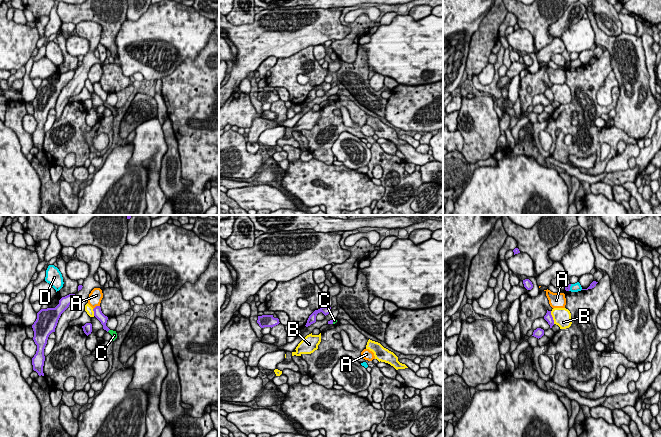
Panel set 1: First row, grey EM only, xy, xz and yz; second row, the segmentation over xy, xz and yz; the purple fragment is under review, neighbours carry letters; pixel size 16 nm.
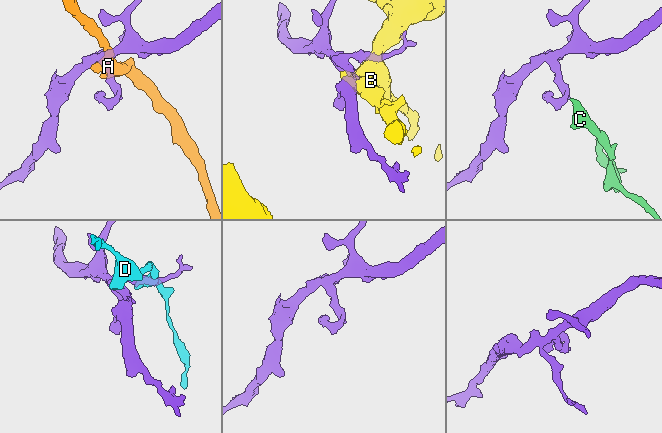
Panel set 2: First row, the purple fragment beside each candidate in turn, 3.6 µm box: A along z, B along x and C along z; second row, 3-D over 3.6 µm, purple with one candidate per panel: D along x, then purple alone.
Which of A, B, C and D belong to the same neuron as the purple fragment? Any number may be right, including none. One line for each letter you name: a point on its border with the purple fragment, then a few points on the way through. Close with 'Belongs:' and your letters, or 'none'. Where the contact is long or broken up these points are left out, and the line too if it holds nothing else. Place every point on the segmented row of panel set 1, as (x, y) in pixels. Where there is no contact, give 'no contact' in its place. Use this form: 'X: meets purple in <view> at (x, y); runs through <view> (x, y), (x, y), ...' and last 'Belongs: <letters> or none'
C: meets purple in xz at (332, 322); runs through xz (331, 321), (332, 322), (334, 320)
Belongs: C

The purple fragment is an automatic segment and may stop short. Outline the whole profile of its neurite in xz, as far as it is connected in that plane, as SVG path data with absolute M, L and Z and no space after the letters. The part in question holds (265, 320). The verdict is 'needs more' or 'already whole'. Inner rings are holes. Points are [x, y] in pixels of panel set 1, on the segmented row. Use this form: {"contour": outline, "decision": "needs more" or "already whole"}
{"contour": "M262 315L262 316L258 316L257 323L261 328L264 328L264 327L272 328L278 325L280 322L279 322L279 319L274 318L273 315Z", "decision": "already whole"}

